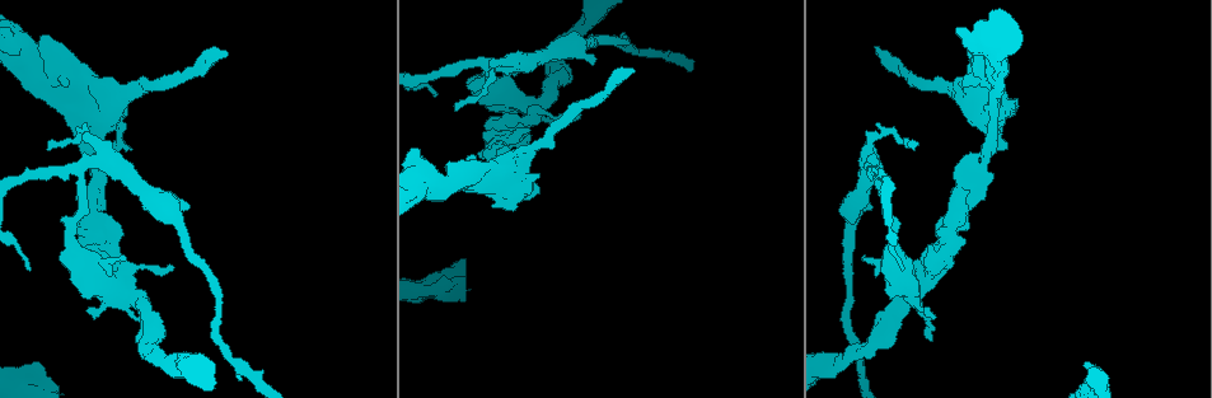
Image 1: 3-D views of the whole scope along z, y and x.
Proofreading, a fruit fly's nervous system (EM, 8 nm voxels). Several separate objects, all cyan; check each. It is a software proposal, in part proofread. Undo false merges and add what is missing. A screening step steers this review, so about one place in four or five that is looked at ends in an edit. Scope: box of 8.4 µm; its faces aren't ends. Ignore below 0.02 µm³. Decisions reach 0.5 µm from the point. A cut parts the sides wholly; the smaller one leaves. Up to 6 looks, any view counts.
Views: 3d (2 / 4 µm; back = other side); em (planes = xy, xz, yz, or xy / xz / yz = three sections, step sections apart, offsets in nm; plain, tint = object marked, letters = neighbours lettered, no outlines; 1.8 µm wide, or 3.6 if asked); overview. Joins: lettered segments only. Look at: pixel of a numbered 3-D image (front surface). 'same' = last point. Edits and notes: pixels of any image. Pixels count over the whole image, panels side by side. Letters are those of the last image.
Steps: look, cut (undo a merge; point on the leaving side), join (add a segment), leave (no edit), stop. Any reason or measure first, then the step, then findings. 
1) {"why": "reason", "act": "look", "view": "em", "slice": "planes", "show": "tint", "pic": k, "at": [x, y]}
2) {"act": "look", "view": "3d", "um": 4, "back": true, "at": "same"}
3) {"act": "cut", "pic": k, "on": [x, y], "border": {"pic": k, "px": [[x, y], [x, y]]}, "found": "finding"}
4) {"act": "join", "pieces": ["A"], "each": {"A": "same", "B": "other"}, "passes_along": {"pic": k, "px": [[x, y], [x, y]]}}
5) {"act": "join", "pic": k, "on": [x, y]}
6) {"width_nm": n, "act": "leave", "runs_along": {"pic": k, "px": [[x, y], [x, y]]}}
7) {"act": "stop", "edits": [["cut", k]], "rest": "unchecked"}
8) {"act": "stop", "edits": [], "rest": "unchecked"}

{"why": "long arm stops here", "act": "look", "view": "3d", "um": 2, "pic": 1, "at": [437, 94]}

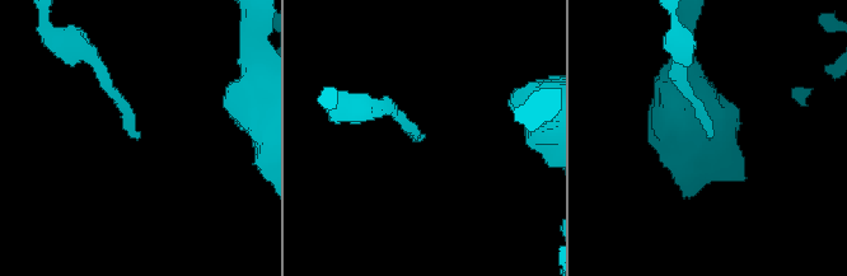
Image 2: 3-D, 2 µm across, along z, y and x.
{"act": "look", "view": "em", "slice": "planes", "show": "letters", "pic": 2, "at": [712, 137]}

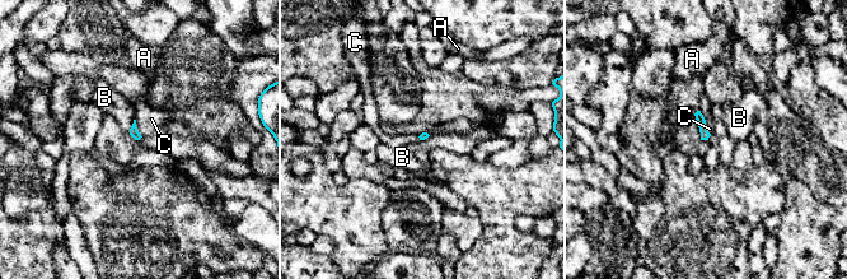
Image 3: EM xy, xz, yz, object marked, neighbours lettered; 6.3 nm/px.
{"act": "leave", "each": {"A": "other", "B": "other", "C": "other"}, "border": {"pic": 3, "px": [[135, 122], [136, 130], [141, 136]]}, "found": "none of them fits"}

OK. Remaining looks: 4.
{"why": "three-way junction", "act": "look", "view": "em", "slice": "xz", "step": 16, "show": "tint", "pic": 1, "at": [529, 109]}

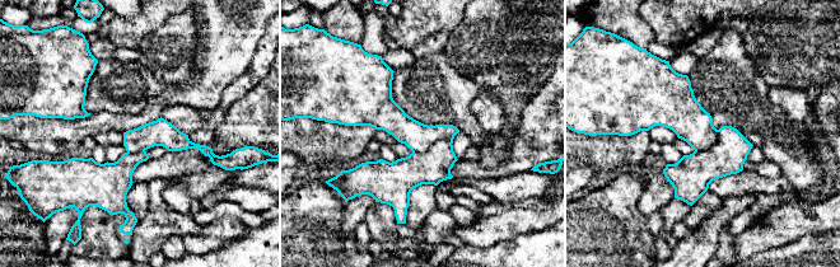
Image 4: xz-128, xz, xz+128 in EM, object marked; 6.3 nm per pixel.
{"why": "cut it another way", "act": "look", "view": "em", "slice": "planes", "show": "letters", "at": "same"}

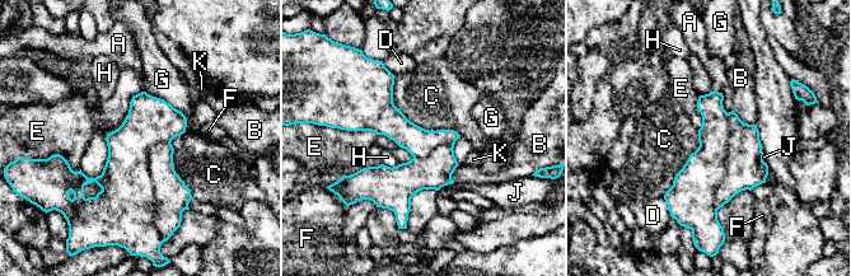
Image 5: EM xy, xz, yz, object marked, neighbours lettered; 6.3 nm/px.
{"width_nm": 260, "act": "cut", "pic": 5, "on": [695, 187], "each": {"A": "other", "B": "other", "C": "other", "D": "other", "E": "other", "F": "other", "G": "other", "H": "other", "J": "other", "K": "other"}, "border": {"pic": 5, "px": [[729, 113], [716, 209]]}, "found": "a second cell is stuck on"}

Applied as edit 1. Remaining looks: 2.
{"act": "stop", "edits": [["cut", 5]], "rest": "unchecked"}

